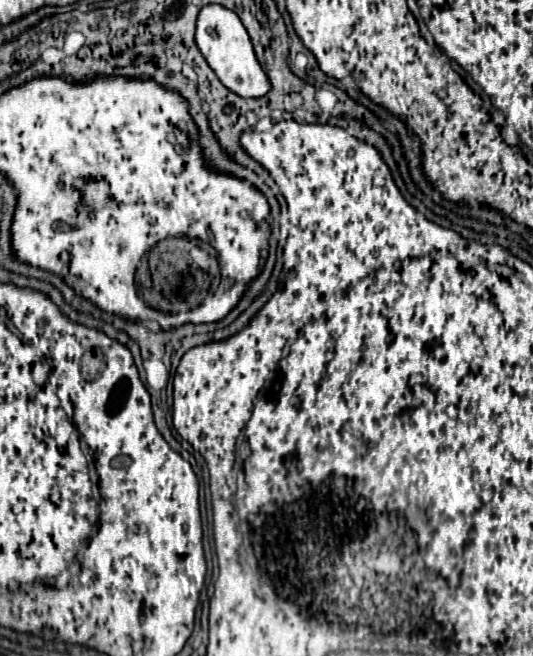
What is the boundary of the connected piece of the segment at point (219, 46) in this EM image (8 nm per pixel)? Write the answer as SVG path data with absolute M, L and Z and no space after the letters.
M220 4L202 6L198 12L198 20L196 20L196 46L202 52L202 56L206 58L208 66L218 76L218 80L228 90L236 92L238 96L258 98L270 90L270 82L256 60L250 36L246 32L246 28L242 26L240 18L232 10L220 6Z

